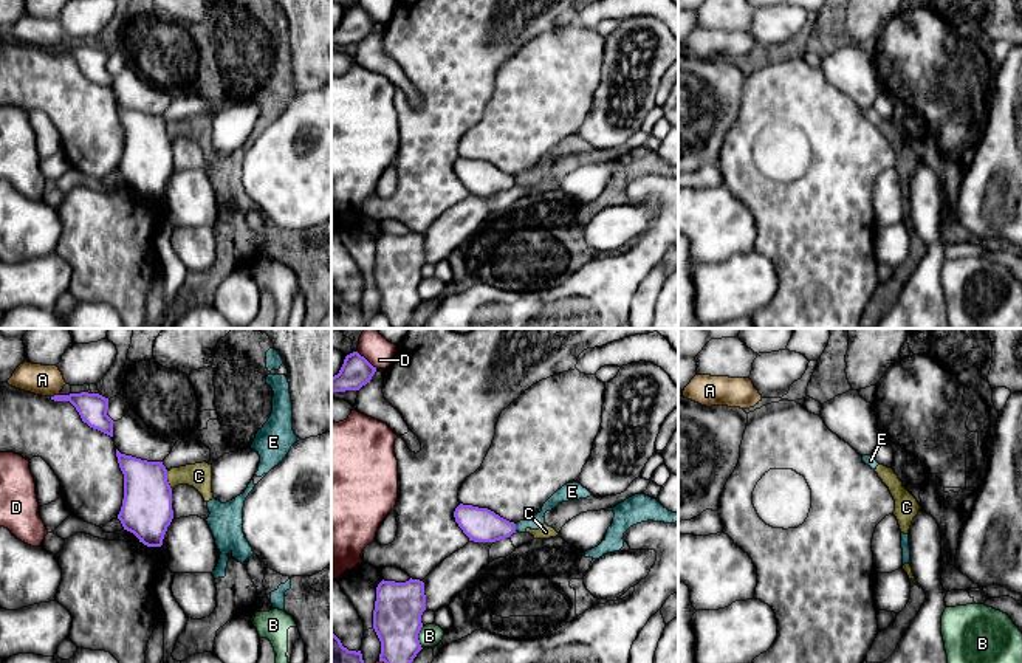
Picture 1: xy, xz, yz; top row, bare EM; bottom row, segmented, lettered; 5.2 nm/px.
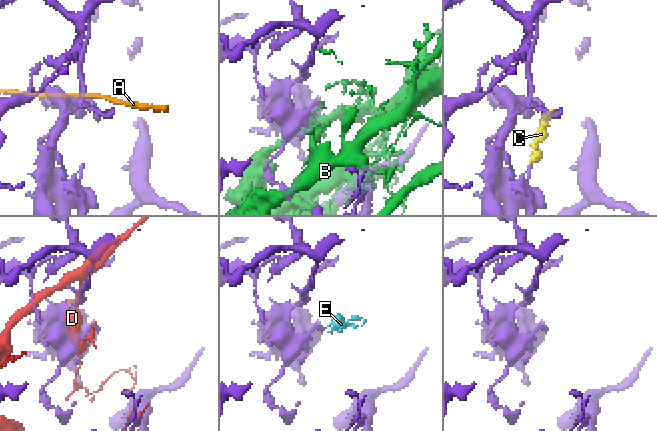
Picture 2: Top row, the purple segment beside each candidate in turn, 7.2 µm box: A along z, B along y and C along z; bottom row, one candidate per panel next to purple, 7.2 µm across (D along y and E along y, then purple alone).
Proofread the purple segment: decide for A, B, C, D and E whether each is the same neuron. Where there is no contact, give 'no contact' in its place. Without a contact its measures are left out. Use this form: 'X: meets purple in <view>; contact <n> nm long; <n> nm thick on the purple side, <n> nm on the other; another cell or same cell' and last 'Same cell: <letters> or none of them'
A: meets purple in xy; contact 40 nm long; 150 nm thick on the purple side, 160 nm on the other; another cell
B: meets purple in xz; contact 120 nm long; 260 nm thick on the purple side, 120 nm on the other; another cell
C: meets purple in xy; contact 100 nm long; 260 nm thick on the purple side, 130 nm on the other; another cell
D: meets purple in xz; contact 140 nm long; 160 nm thick on the purple side, 110 nm on the other; another cell
E: meets purple in xz; contact 40 nm long; 180 nm thick on the purple side, 70 nm on the other; another cell
Same cell: none of them

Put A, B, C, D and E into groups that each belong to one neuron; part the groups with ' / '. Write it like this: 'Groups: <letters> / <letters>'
Groups: A / B / C E / D

